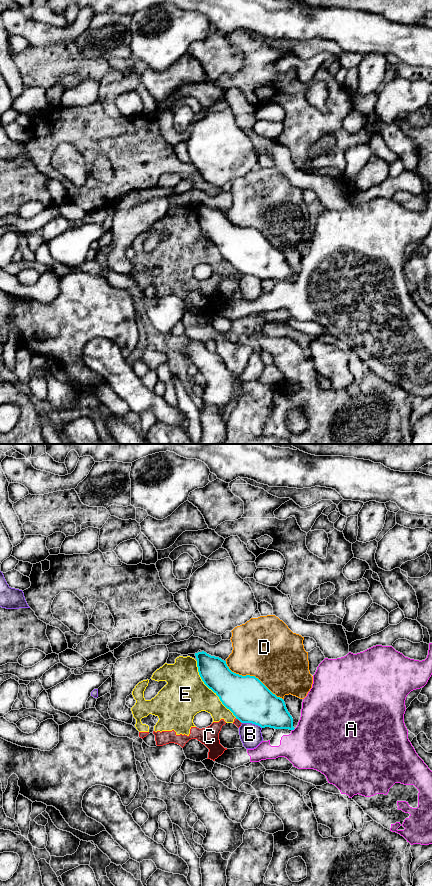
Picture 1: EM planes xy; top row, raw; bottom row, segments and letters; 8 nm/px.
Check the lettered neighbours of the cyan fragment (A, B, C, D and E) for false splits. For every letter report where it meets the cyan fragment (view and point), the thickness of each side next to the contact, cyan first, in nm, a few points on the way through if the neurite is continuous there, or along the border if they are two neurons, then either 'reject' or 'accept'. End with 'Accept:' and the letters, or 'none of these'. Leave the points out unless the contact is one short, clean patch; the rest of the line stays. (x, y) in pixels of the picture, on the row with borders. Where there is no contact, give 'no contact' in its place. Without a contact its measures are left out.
A: meets cyan in xy at (293, 729); 260 nm thick on the cyan side, 480 nm on the other; reject
B: meets cyan in xy at (252, 723); 340 nm thick on the cyan side, 180 nm on the other; reject
C: meets cyan in xy at (238, 719); 340 nm thick on the cyan side, 50 nm on the other; border along xy (235, 718), (241, 723); reject
D: meets cyan in xy at (252, 676); 340 nm thick on the cyan side, 480 nm on the other; reject
E: meets cyan in xy at (210, 688); 300 nm thick on the cyan side, 360 nm on the other; reject
Accept: none of these

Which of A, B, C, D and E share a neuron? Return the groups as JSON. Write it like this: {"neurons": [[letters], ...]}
{"neurons": [["A"], ["B"], ["C", "E"], ["D"]]}

